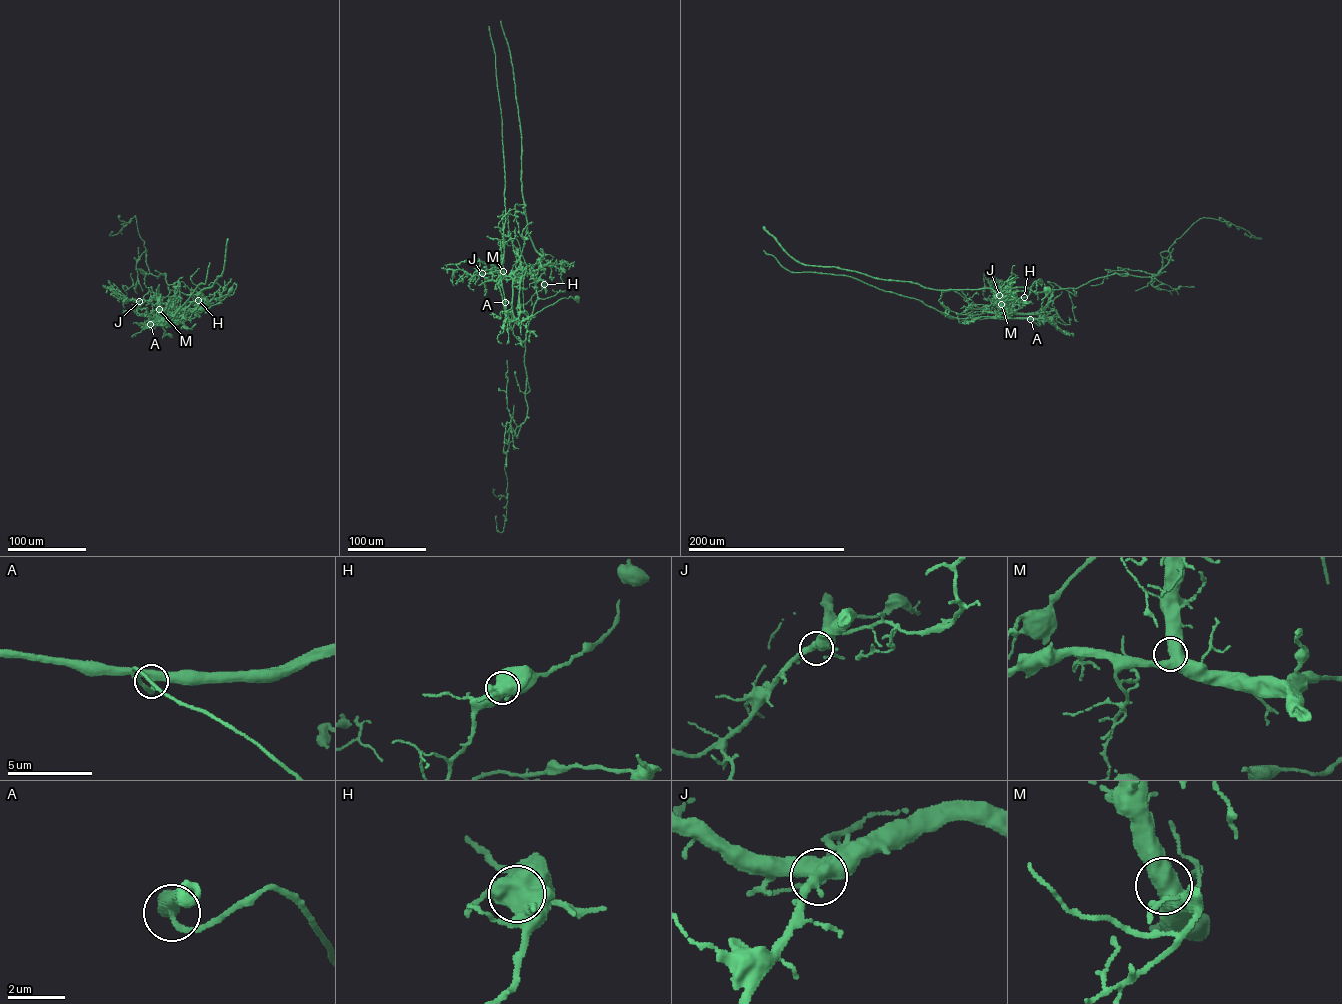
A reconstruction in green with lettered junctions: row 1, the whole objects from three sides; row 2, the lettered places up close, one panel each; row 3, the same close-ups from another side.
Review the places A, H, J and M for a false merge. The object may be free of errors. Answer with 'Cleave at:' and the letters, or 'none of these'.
Cleave at: H

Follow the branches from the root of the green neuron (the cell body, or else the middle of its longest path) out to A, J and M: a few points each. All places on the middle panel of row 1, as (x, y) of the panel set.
A: (577, 298), (562, 298), (522, 321), (518, 318), (509, 321), (505, 302)
J: (577, 298), (562, 298), (520, 321), (515, 319), (512, 311), (512, 279), (501, 271), (482, 273)
M: (577, 298), (562, 298), (525, 320), (515, 320), (512, 279), (503, 271)

